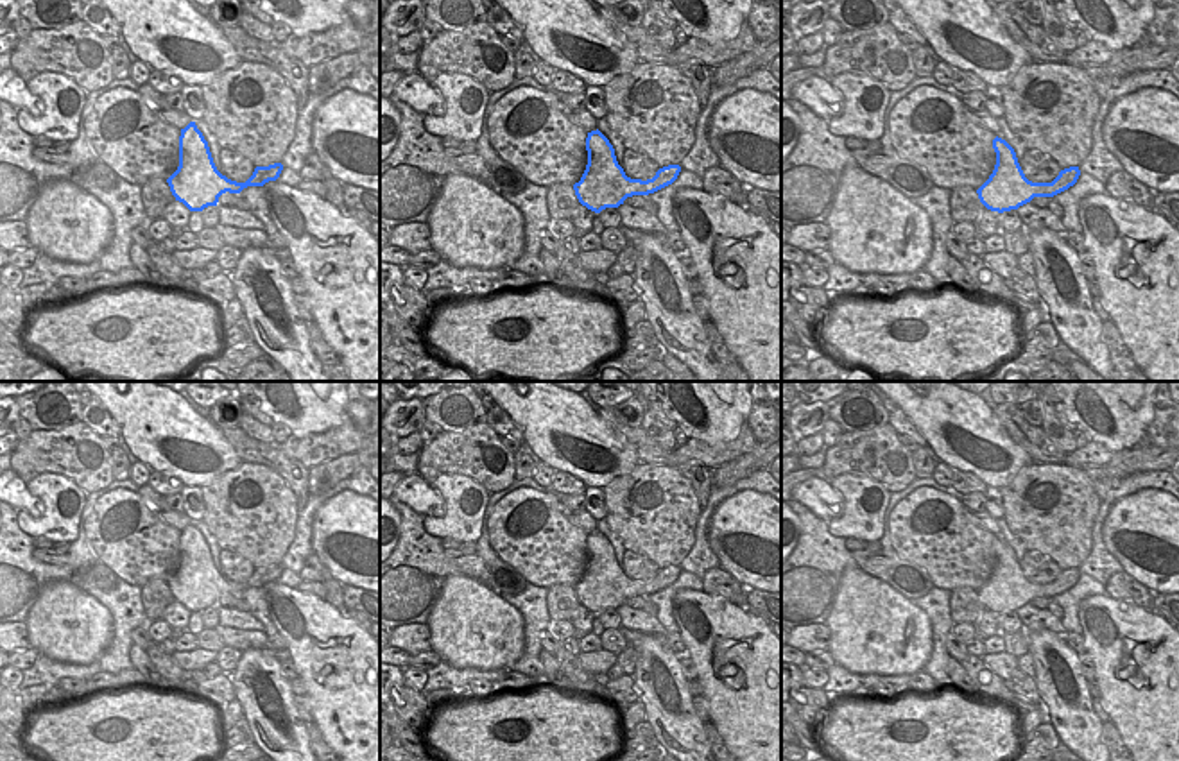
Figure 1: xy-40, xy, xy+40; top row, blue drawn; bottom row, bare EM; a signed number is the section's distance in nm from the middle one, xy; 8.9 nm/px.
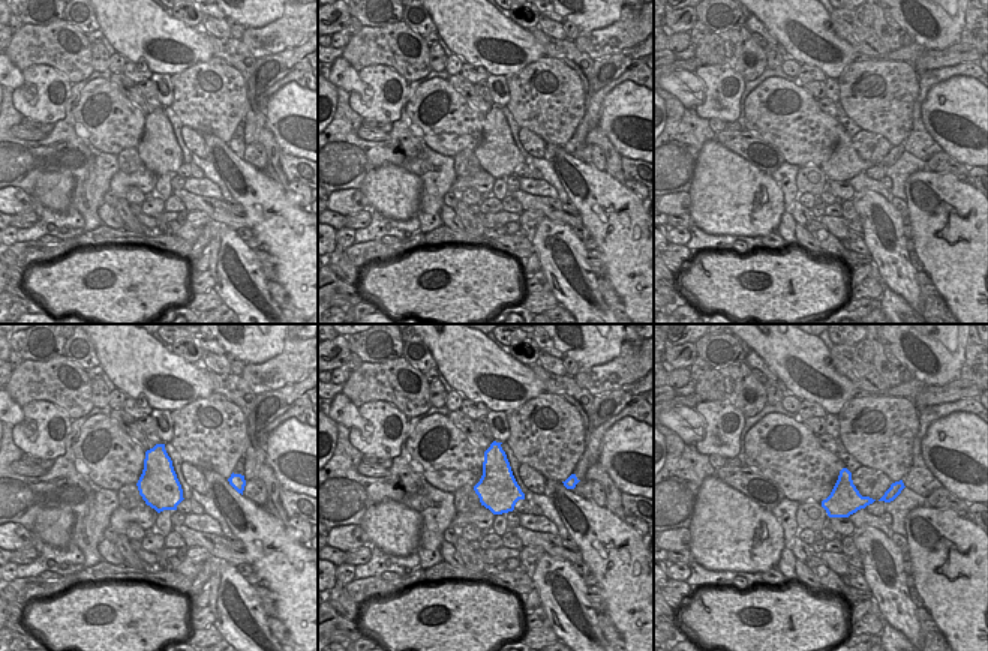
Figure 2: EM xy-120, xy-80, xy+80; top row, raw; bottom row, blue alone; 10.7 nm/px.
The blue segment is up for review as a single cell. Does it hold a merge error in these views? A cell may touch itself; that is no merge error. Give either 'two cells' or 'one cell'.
one cell

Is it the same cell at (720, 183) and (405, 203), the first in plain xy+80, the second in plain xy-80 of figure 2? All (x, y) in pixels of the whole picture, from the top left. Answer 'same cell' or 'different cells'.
same cell

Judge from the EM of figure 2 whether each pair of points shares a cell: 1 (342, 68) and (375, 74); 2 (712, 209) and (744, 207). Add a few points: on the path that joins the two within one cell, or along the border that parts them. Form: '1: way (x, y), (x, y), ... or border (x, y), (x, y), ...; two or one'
1: border (357, 72), (371, 89), (371, 99), (368, 102); two
2: way (720, 207), (736, 207); one

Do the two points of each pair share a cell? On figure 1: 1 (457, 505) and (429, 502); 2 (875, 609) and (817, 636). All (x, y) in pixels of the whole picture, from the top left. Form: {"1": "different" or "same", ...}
{"1": "different", "2": "different"}

